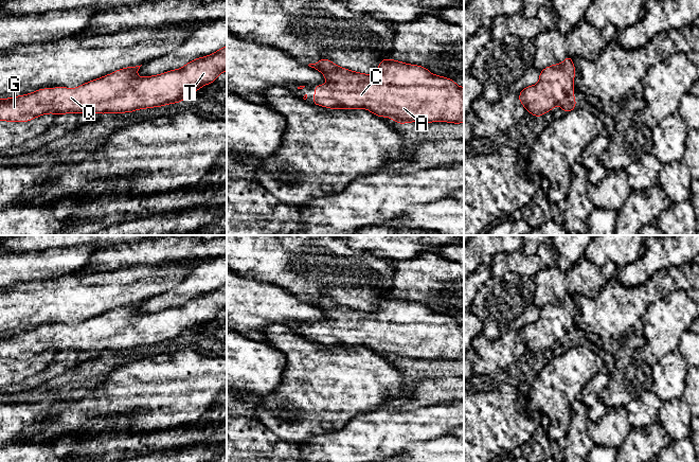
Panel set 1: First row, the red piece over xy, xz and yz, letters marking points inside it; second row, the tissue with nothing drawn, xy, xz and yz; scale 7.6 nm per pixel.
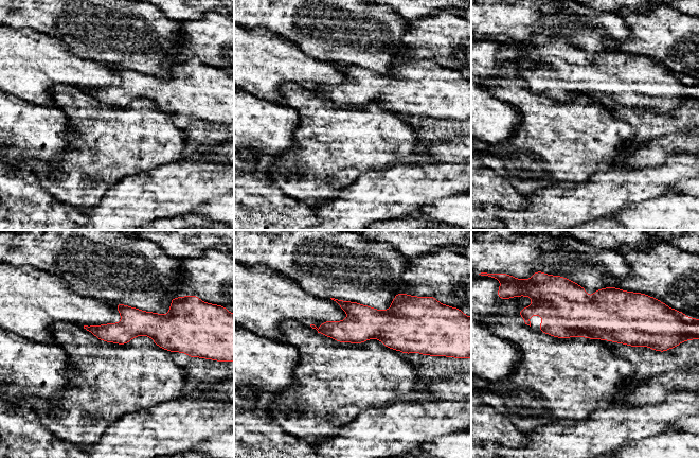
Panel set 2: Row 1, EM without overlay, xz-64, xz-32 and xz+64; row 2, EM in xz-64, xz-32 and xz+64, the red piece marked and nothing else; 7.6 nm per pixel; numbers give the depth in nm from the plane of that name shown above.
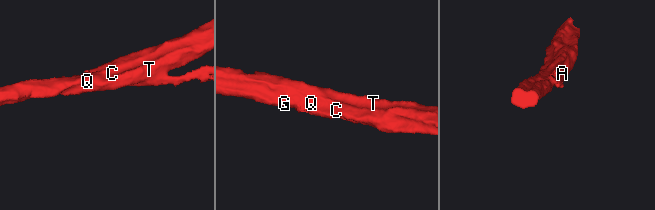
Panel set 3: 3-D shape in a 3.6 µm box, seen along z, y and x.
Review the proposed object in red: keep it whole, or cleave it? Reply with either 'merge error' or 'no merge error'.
no merge error

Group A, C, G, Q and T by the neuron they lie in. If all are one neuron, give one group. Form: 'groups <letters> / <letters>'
groups A C G Q T

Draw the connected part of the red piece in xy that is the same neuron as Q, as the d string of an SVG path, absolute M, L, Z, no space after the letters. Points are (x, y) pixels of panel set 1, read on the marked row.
M227 47L219 49L214 54L192 60L181 69L155 76L137 77L136 73L140 67L116 70L111 74L93 79L74 89L66 87L46 88L25 95L0 100L0 121L29 122L33 118L46 113L100 112L104 116L107 112L112 112L116 114L131 112L141 108L180 103L185 97L192 96L203 85L215 82L217 76L227 70Z

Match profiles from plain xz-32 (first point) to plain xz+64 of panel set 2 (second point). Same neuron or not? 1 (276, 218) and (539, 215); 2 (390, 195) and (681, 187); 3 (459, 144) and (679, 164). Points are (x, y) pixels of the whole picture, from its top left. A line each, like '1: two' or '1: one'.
1: two
2: two
3: two

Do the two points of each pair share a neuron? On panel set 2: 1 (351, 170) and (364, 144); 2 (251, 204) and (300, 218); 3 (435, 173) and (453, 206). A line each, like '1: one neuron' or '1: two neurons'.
1: one neuron
2: one neuron
3: two neurons

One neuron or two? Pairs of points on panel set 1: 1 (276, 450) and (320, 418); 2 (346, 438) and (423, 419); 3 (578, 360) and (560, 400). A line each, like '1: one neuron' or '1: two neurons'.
1: two neurons
2: one neuron
3: one neuron

